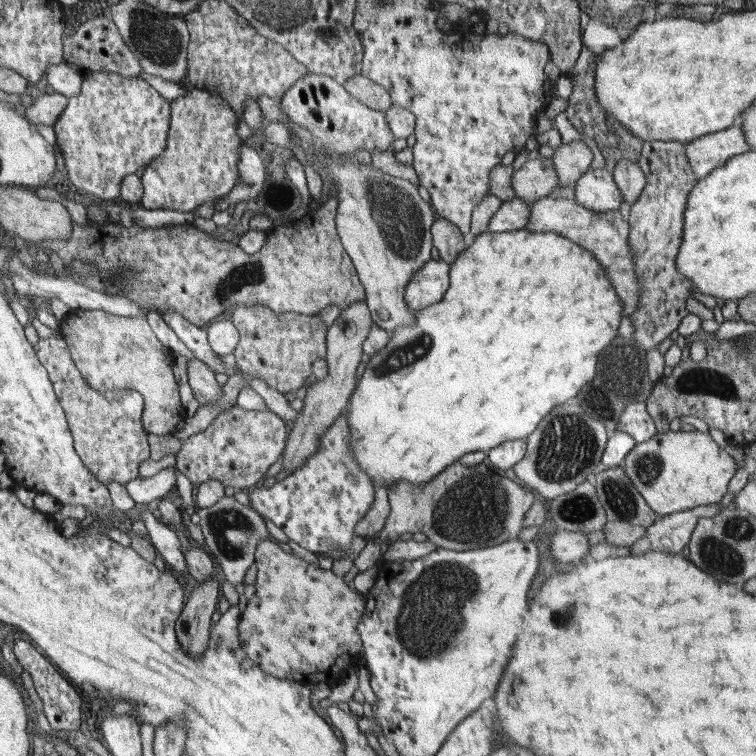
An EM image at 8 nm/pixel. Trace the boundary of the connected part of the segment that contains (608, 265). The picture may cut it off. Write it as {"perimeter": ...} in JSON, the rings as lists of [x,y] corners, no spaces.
{"perimeter":[[[542,197],[532,203],[532,209],[530,209],[524,228],[530,232],[556,232],[556,234],[576,242],[584,250],[590,250],[590,254],[606,270],[610,284],[614,286],[616,294],[625,304],[624,310],[626,312],[636,311],[642,286],[634,272],[636,252],[630,250],[629,222],[619,210],[605,213],[596,212],[578,204],[575,199]]]}

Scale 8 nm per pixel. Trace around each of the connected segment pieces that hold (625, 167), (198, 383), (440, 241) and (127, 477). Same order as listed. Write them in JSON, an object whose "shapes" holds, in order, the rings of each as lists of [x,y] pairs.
{"shapes":[[[[620,160],[615,163],[612,172],[614,173],[614,182],[617,183],[618,190],[622,192],[624,202],[626,204],[635,203],[646,185],[646,174],[640,170],[638,162]]],[[[188,359],[188,380],[200,405],[216,401],[222,395],[222,386],[214,378],[215,372],[210,370],[201,360]]],[[[441,219],[433,223],[434,248],[438,250],[441,259],[451,263],[456,260],[458,253],[468,247],[469,236],[460,232],[452,222]]],[[[61,333],[57,336],[39,338],[34,344],[38,358],[49,372],[57,398],[65,408],[65,418],[73,434],[73,446],[85,464],[85,468],[101,484],[117,482],[126,485],[139,477],[139,467],[150,457],[149,432],[143,425],[145,399],[132,389],[112,389],[102,393],[84,382],[83,374],[76,370],[72,354],[66,348]]]]}

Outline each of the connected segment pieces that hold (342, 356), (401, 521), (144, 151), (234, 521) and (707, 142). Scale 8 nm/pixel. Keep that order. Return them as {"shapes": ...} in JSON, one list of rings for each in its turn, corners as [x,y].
{"shapes":[[[[363,299],[362,302],[346,307],[326,333],[326,342],[329,344],[325,358],[328,362],[328,375],[310,384],[304,396],[304,407],[297,412],[297,418],[291,426],[289,438],[286,440],[285,454],[282,454],[282,471],[286,474],[290,475],[297,469],[306,466],[307,461],[319,450],[319,443],[323,435],[330,430],[348,406],[350,395],[357,388],[356,371],[362,362],[364,344],[374,324],[370,308]]],[[[456,462],[428,483],[413,486],[400,481],[388,491],[390,513],[384,529],[376,535],[384,543],[397,541],[400,534],[422,532],[438,547],[447,550],[478,550],[516,539],[524,514],[530,510],[534,496],[508,476],[496,476],[488,463],[463,466]]],[[[106,71],[92,72],[84,76],[82,88],[78,95],[69,98],[60,117],[54,123],[56,145],[62,152],[72,184],[89,197],[116,199],[120,182],[124,182],[128,174],[136,172],[140,166],[146,167],[165,150],[169,140],[169,123],[172,121],[172,102],[158,93],[144,80],[121,78],[115,73]]],[[[233,496],[220,498],[216,504],[208,508],[195,509],[195,512],[200,516],[198,526],[204,536],[204,542],[221,566],[227,581],[232,586],[243,583],[247,570],[255,562],[260,542],[264,539],[273,539],[262,514],[240,504]]],[[[738,124],[702,135],[684,147],[686,160],[698,178],[706,177],[710,171],[724,165],[728,159],[750,150],[742,126]]]]}

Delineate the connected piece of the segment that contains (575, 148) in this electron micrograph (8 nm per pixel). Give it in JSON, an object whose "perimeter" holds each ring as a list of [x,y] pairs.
{"perimeter":[[[571,141],[560,144],[554,149],[551,160],[554,162],[554,170],[558,174],[558,187],[576,186],[578,179],[590,170],[594,159],[590,147],[582,141]]]}

